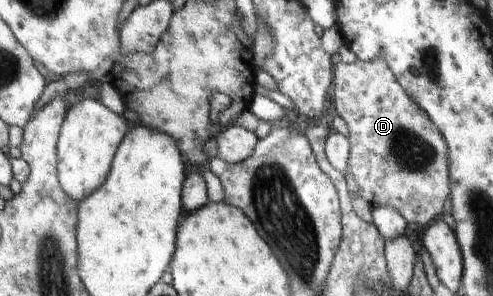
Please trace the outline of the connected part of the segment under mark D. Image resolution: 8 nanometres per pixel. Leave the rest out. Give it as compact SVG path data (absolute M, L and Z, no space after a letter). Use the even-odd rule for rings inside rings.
M355 59L344 63L338 60L335 65L334 85L332 86L333 106L336 114L341 116L349 126L348 141L350 157L347 173L357 182L357 192L365 202L374 206L393 207L409 223L426 226L427 222L435 220L443 212L443 202L449 196L450 161L446 139L434 125L430 115L426 113L403 90L402 85L395 78L392 71L383 59L371 62Z

